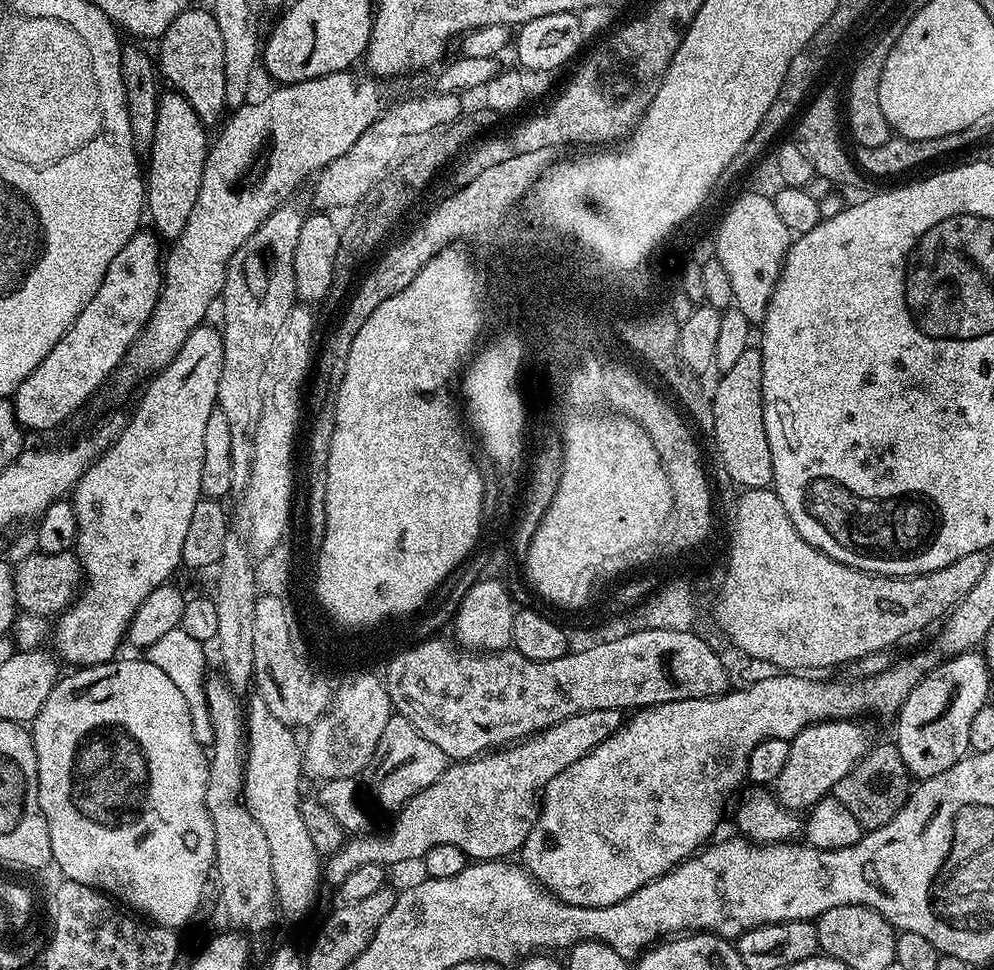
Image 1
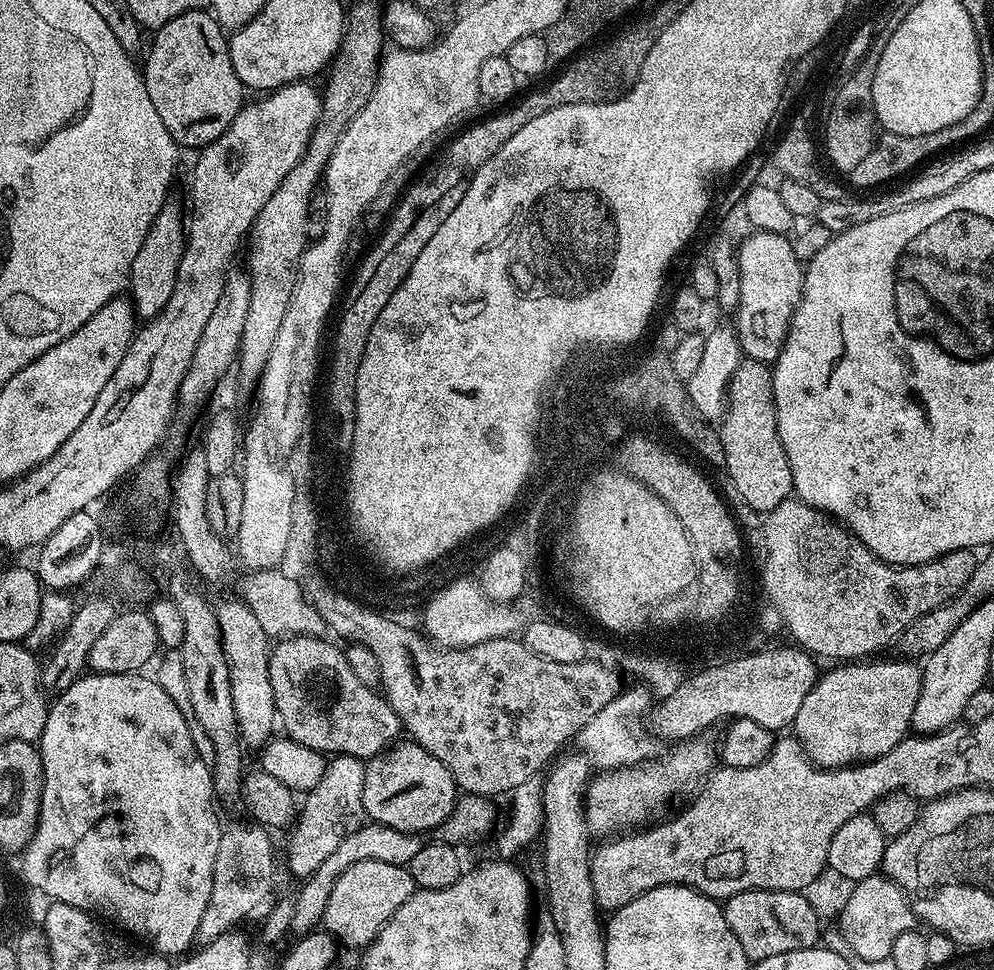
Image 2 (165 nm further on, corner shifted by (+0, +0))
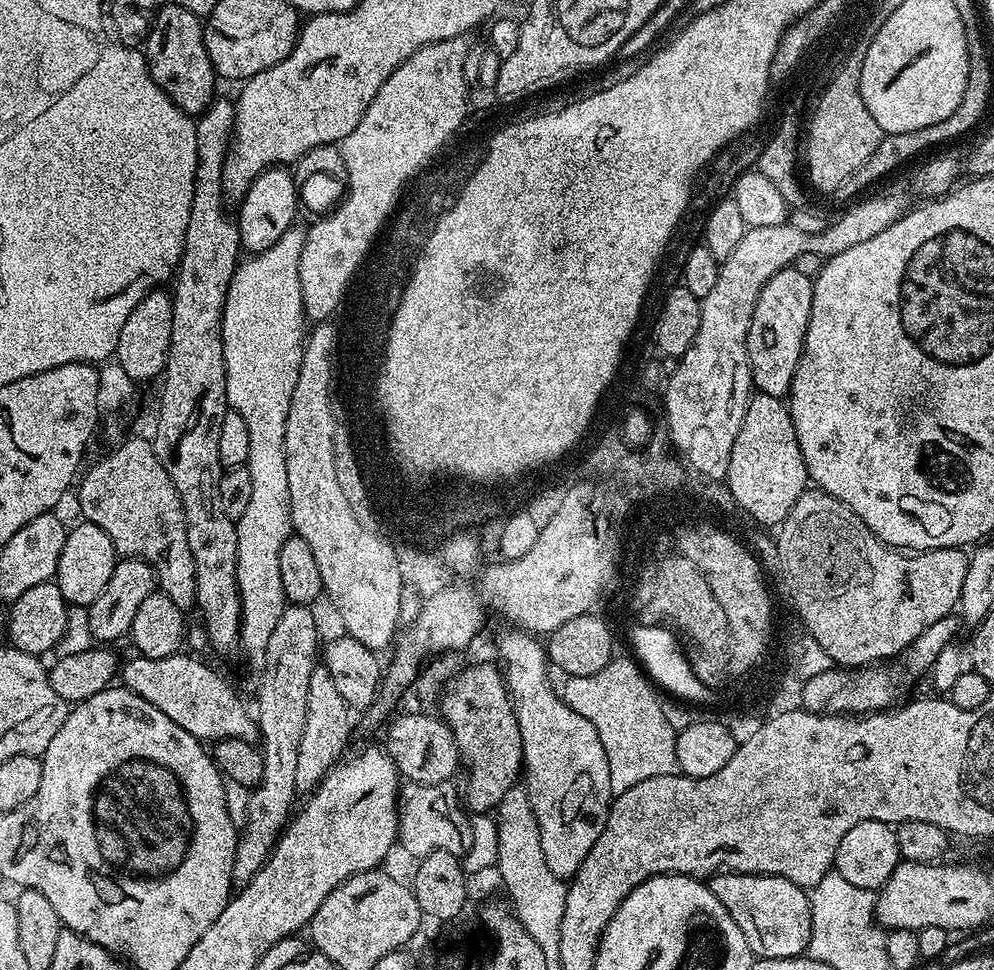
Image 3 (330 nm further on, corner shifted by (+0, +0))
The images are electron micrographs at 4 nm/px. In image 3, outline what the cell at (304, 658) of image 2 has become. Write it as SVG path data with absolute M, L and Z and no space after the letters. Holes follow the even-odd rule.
M408 712L394 720L387 725L388 737L382 740L382 747L407 783L447 784L456 771L461 771L460 751L451 730L439 715Z

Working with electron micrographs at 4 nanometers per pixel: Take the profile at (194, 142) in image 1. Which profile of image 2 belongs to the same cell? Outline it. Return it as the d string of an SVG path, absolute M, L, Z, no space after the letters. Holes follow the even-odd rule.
M165 202L162 210L153 218L150 230L146 230L146 238L142 238L142 246L138 249L138 258L134 258L134 266L128 275L128 288L132 307L141 321L154 319L170 302L170 294L174 294L174 282L178 278L178 262L182 262L182 254L186 243L186 212L173 202Z

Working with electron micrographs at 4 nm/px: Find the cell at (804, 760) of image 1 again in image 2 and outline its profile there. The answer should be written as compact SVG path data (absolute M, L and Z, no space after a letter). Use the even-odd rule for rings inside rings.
M872 658L867 662L848 662L843 666L832 666L832 669L825 676L823 673L817 679L816 685L810 690L810 694L806 694L806 699L802 701L802 706L799 708L798 714L794 718L792 725L790 725L790 728L794 733L795 739L799 740L800 745L803 746L805 756L816 767L846 768L866 760L876 760L882 754L890 754L890 750L894 750L894 746L898 746L898 742L902 742L905 736L909 735L910 729L912 728L912 719L914 718L914 706L917 704L918 694L922 690L922 678L924 674L921 665L916 662L900 662L904 664L895 664L892 660L880 661L876 659L880 658Z

